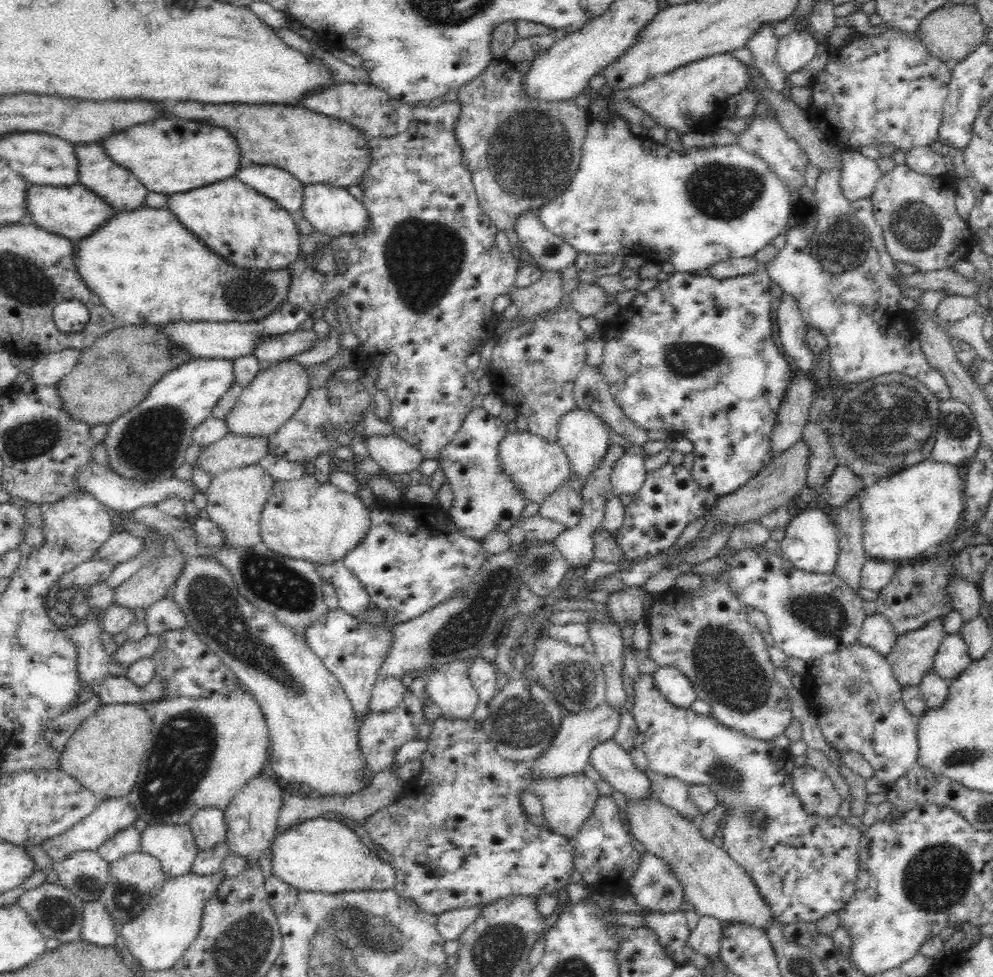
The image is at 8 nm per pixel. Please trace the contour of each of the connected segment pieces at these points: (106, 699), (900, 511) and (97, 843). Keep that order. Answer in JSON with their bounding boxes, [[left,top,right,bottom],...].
[[94,675,164,704],[860,460,965,561],[40,797,136,864]]

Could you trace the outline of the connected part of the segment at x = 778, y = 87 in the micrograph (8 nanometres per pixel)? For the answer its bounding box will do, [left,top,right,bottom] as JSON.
[744,22,787,93]

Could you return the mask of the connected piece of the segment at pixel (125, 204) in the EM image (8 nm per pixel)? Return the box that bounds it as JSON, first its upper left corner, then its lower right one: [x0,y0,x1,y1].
[74,143,148,212]

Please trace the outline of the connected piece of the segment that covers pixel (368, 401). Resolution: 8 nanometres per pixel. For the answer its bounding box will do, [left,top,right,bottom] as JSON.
[267,378,377,474]

